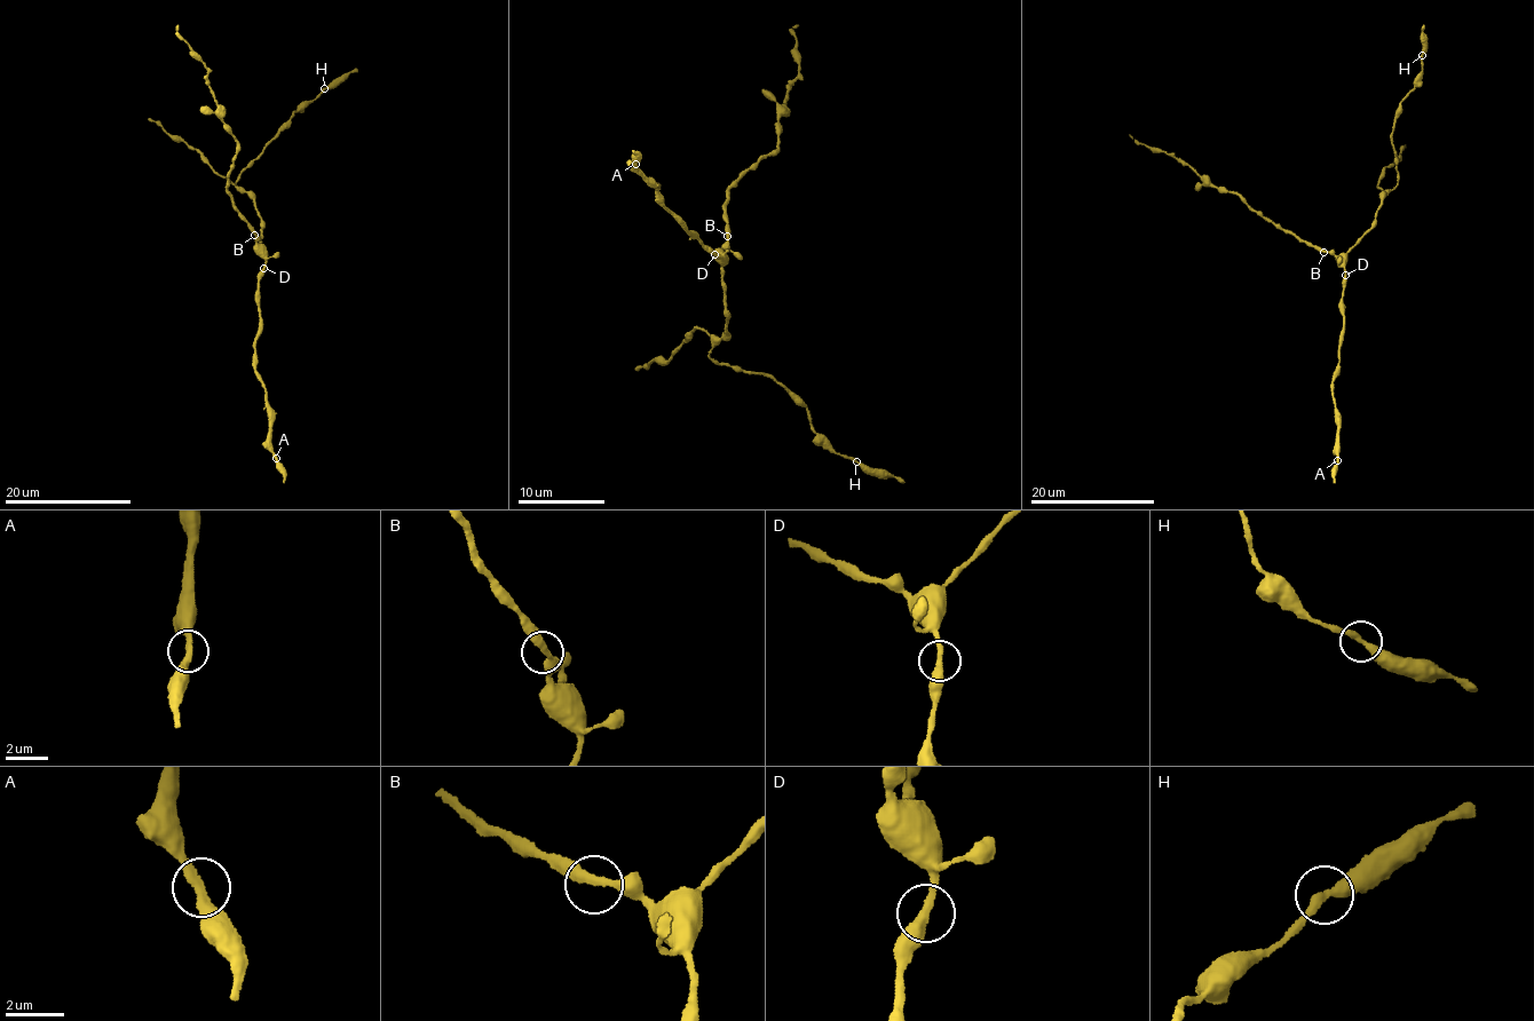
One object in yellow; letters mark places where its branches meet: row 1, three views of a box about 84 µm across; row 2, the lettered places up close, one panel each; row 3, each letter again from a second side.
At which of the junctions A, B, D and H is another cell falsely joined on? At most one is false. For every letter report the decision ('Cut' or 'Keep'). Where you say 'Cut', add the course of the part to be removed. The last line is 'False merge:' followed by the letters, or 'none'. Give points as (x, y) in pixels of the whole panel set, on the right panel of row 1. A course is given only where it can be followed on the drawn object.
A: Keep
B: Keep
D: Keep
H: Keep
False merge: none

